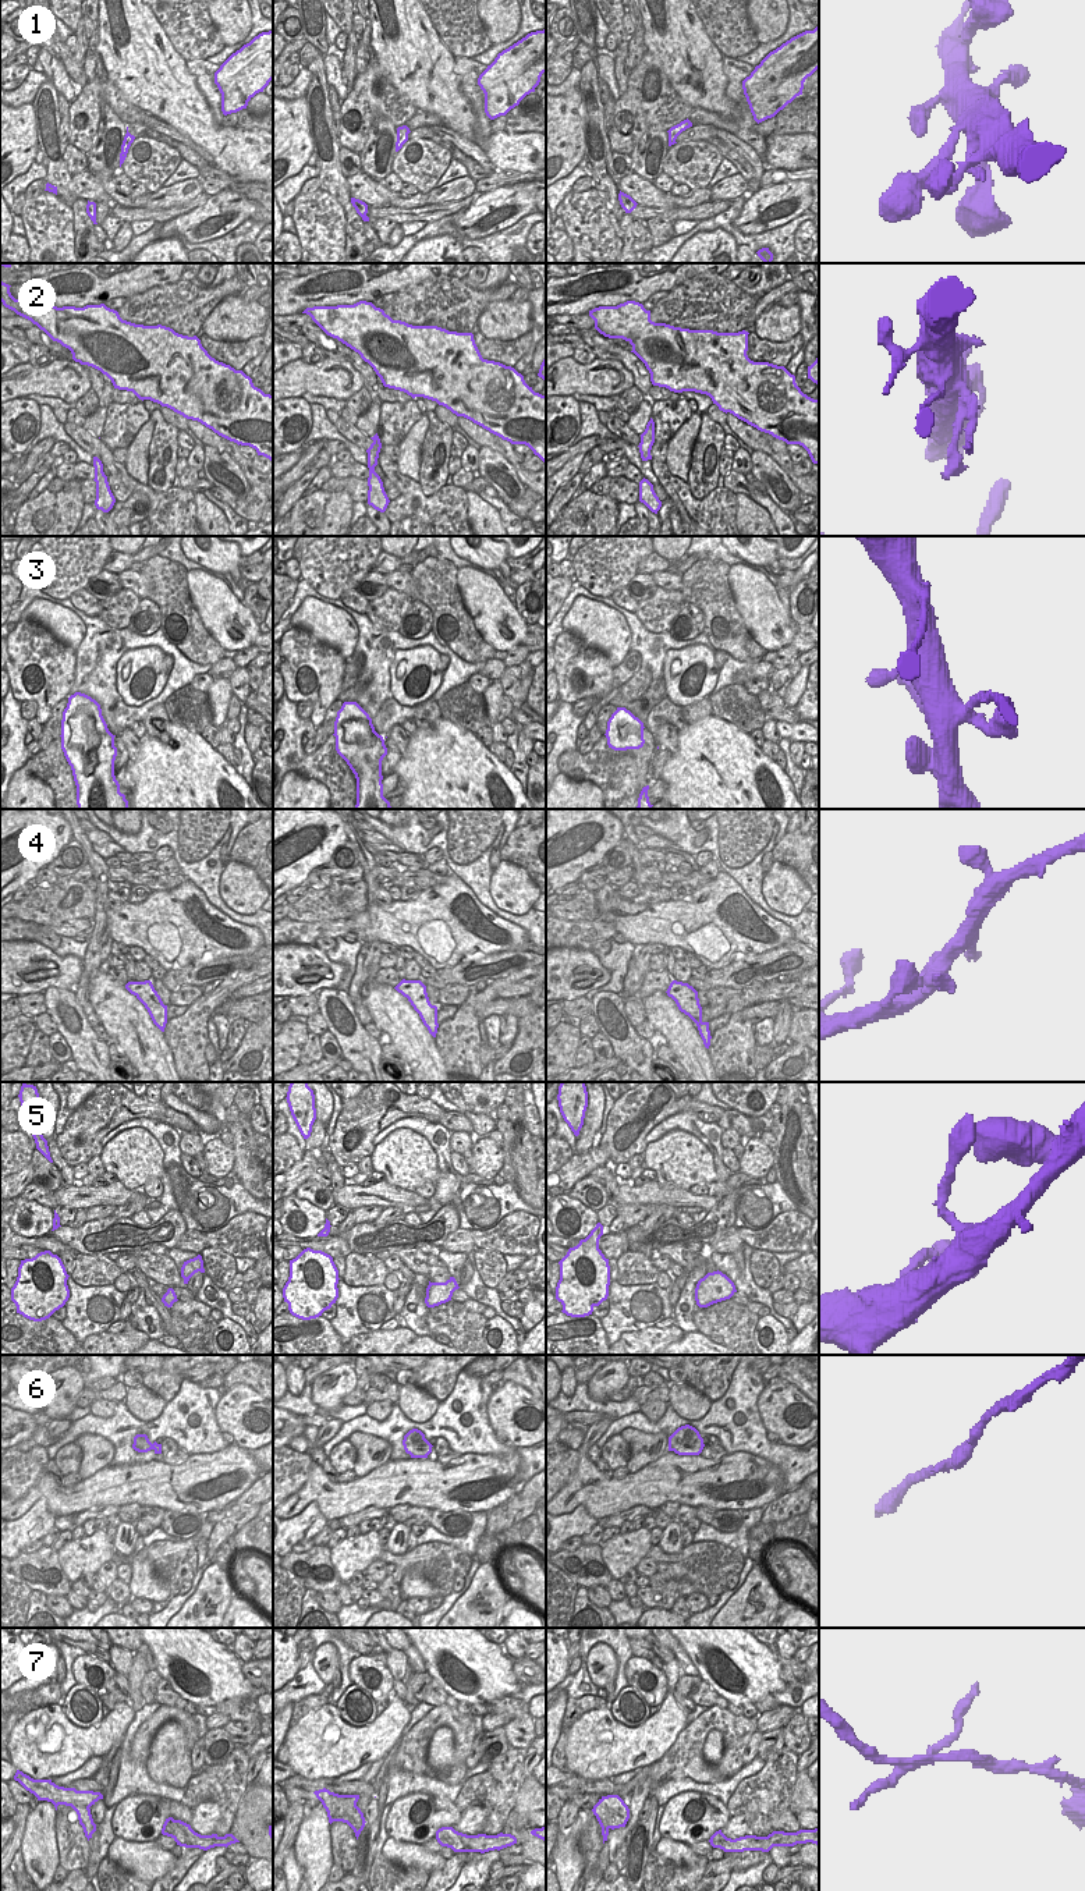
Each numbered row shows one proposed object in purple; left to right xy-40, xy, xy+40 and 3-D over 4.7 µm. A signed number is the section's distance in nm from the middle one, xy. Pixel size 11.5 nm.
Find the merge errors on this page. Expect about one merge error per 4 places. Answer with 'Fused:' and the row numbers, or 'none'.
Fused: 7

